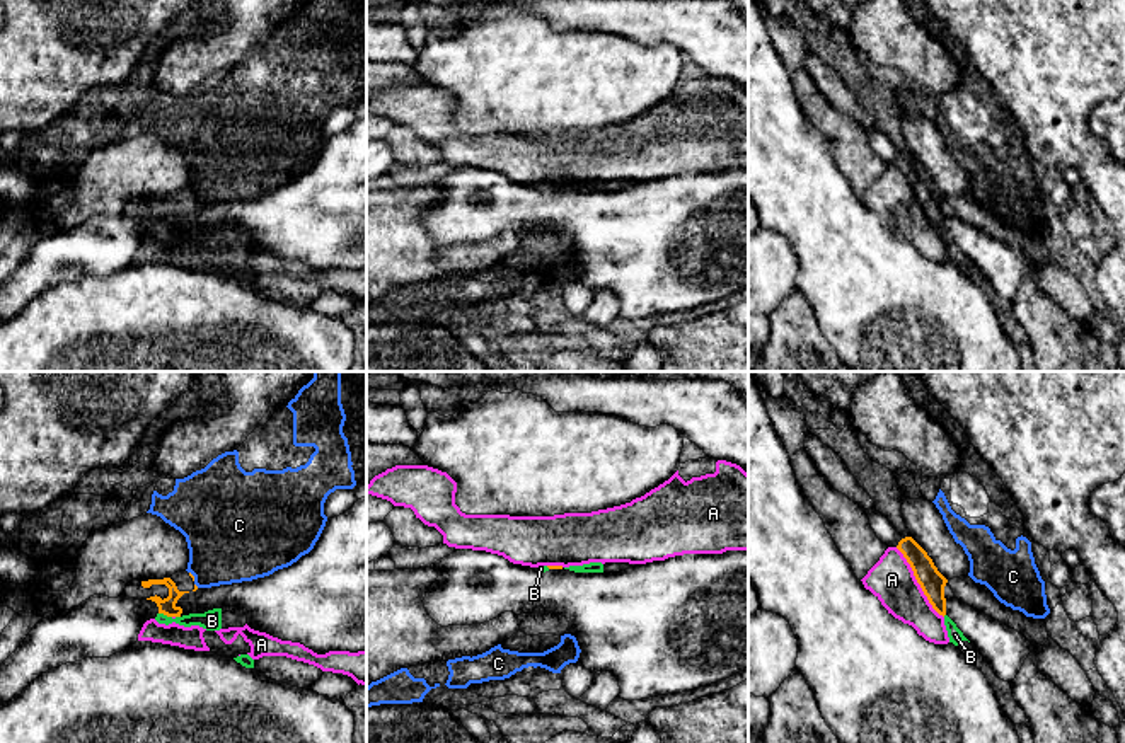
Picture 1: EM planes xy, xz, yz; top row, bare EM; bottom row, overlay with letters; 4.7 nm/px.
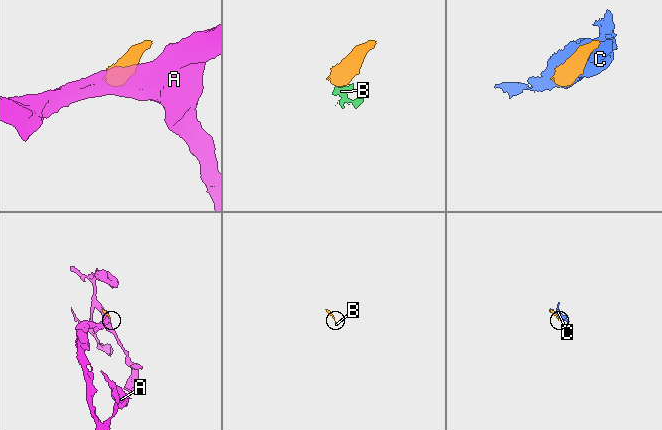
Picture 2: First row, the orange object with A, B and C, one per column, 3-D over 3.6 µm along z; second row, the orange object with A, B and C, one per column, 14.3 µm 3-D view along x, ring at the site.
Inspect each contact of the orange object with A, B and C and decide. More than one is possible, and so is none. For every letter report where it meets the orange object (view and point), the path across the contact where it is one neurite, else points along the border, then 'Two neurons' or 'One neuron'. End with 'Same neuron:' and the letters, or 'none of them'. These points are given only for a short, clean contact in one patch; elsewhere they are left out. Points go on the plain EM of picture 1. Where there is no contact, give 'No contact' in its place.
A: Touches orange at yz (917, 200). Two neurons
B: Touches orange at xy (166, 232). Path across: xy (167, 224), (166, 232), (212, 239). One neuron
C: Touches orange at xy (193, 195). Two neurons
Same neuron: B

